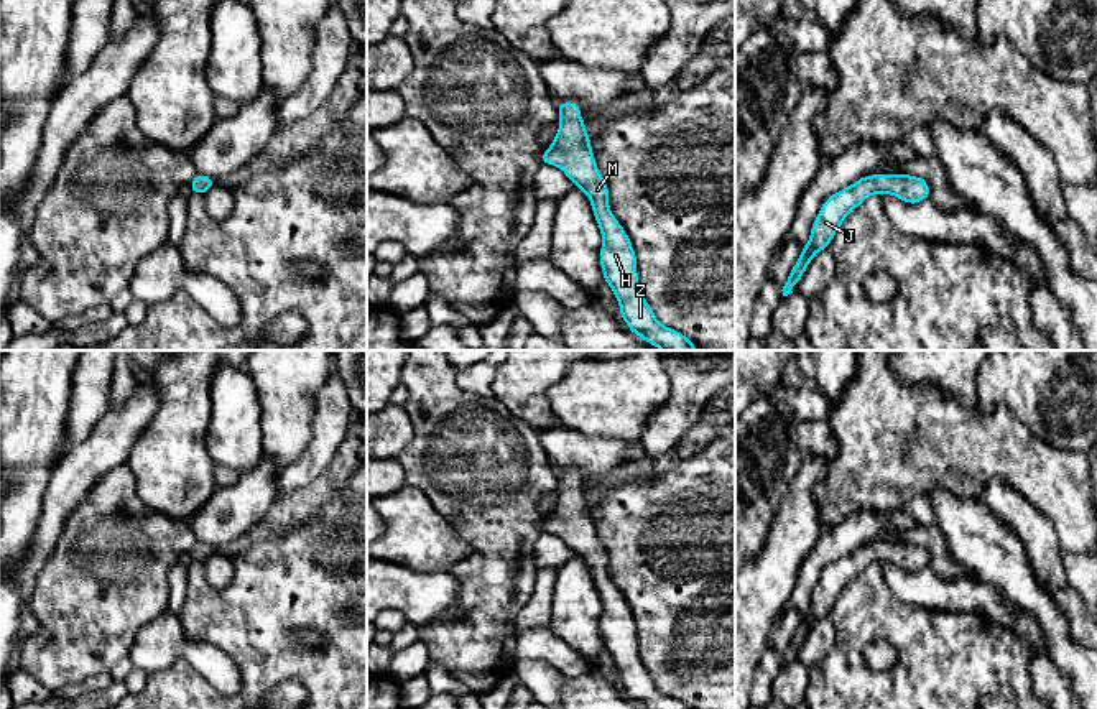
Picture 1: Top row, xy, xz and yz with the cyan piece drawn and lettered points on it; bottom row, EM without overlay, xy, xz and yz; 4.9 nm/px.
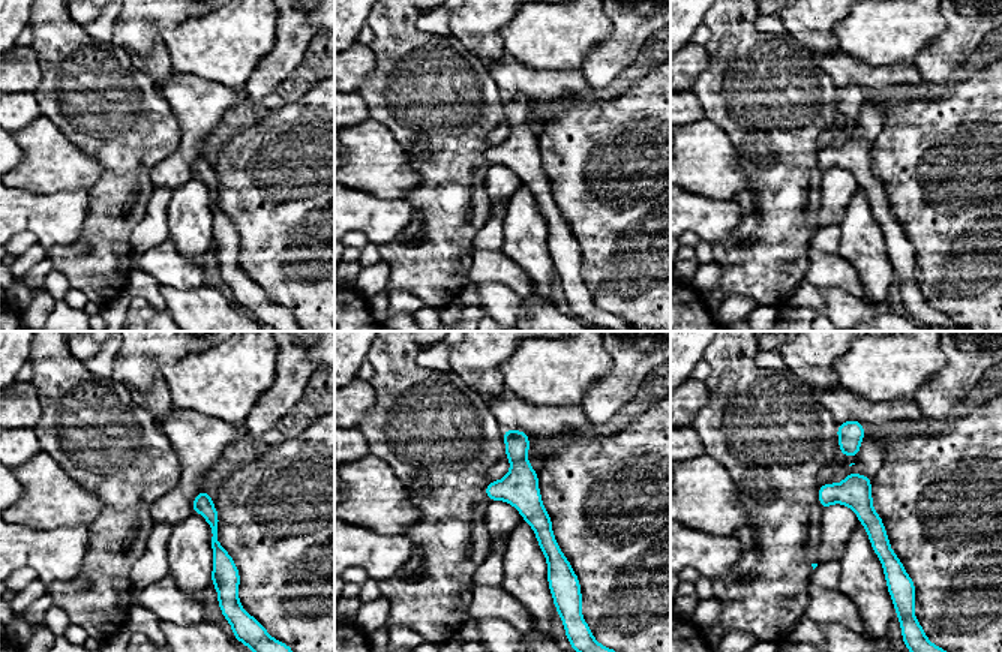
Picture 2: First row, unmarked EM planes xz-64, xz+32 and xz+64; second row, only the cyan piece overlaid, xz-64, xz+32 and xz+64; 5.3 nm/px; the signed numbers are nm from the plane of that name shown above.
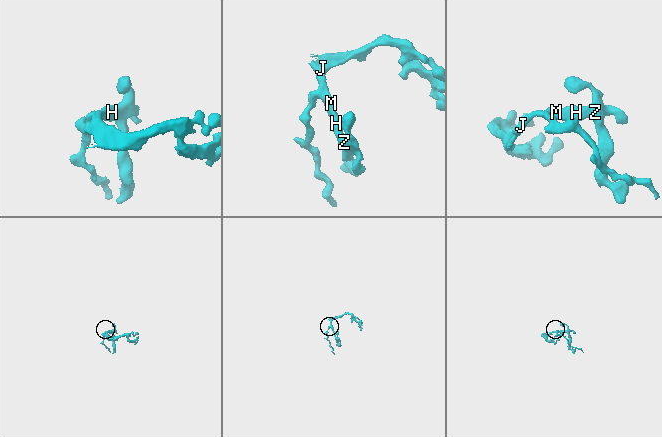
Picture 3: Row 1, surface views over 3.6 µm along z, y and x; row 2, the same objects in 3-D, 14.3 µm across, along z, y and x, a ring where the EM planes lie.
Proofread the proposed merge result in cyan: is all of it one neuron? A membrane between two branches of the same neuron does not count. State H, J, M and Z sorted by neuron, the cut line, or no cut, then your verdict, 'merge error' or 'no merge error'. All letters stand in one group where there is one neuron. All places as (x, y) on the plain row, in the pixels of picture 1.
H J M Z; no cut; no merge error

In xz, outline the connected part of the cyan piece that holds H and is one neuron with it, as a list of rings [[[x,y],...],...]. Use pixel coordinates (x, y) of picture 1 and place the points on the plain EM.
[[[558,470],[558,480],[561,494],[551,515],[541,521],[541,531],[561,536],[589,566],[602,602],[600,637],[618,670],[620,686],[643,709],[689,709],[655,686],[638,656],[636,622],[609,576],[609,554],[597,536],[579,472]]]

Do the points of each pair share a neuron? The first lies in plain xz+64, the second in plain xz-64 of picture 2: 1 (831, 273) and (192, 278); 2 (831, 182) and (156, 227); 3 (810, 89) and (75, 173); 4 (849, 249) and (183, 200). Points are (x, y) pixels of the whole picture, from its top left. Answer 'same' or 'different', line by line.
1: same
2: different
3: different
4: same

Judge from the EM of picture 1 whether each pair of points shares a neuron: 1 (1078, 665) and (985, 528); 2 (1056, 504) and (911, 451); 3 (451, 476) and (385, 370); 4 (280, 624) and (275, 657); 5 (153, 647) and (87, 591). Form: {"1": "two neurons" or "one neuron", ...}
{"1": "one neuron", "2": "one neuron", "3": "two neurons", "4": "one neuron", "5": "two neurons"}

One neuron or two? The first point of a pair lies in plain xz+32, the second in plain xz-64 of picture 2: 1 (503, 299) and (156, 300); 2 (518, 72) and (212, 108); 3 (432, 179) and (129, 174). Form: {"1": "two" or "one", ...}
{"1": "one", "2": "one", "3": "one"}

